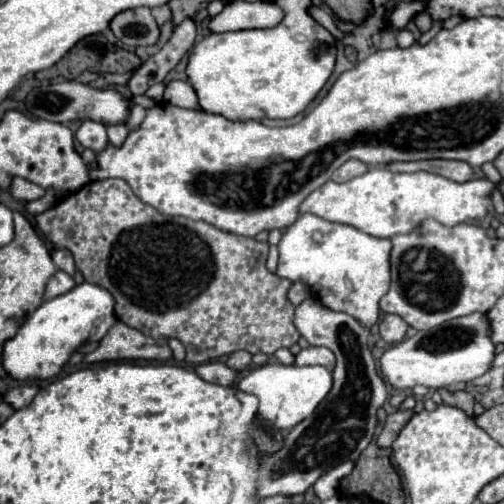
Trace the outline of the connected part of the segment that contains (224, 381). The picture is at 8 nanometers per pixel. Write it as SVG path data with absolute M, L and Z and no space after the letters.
M205 362L205 364L199 364L195 368L195 372L205 380L205 382L213 382L213 384L219 384L219 386L231 386L237 378L237 372L227 368L225 364L221 362Z

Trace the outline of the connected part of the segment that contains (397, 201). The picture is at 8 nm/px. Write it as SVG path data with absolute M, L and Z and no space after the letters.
M377 166L349 182L339 184L329 180L325 186L317 188L301 202L299 212L311 212L329 222L349 224L377 238L391 238L395 234L411 232L425 218L435 218L445 226L479 220L489 210L491 192L493 184L487 178L475 178L471 182L457 184L431 172L401 174Z

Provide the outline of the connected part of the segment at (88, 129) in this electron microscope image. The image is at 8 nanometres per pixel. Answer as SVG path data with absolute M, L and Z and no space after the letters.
M81 122L75 138L81 142L81 146L91 148L93 152L99 152L107 146L107 132L105 126L101 126L101 122Z

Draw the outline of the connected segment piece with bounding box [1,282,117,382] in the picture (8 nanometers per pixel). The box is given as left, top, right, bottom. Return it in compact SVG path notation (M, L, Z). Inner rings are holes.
M83 282L67 294L45 300L37 310L25 316L17 334L3 344L1 364L5 372L19 382L49 380L57 376L81 342L99 342L117 322L113 304L113 296L105 288L91 282Z

